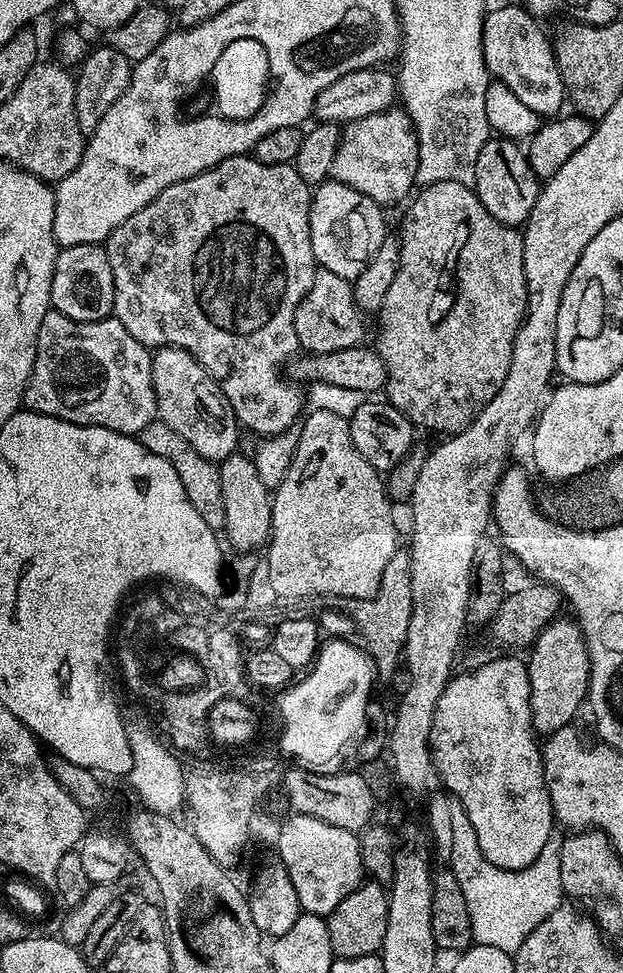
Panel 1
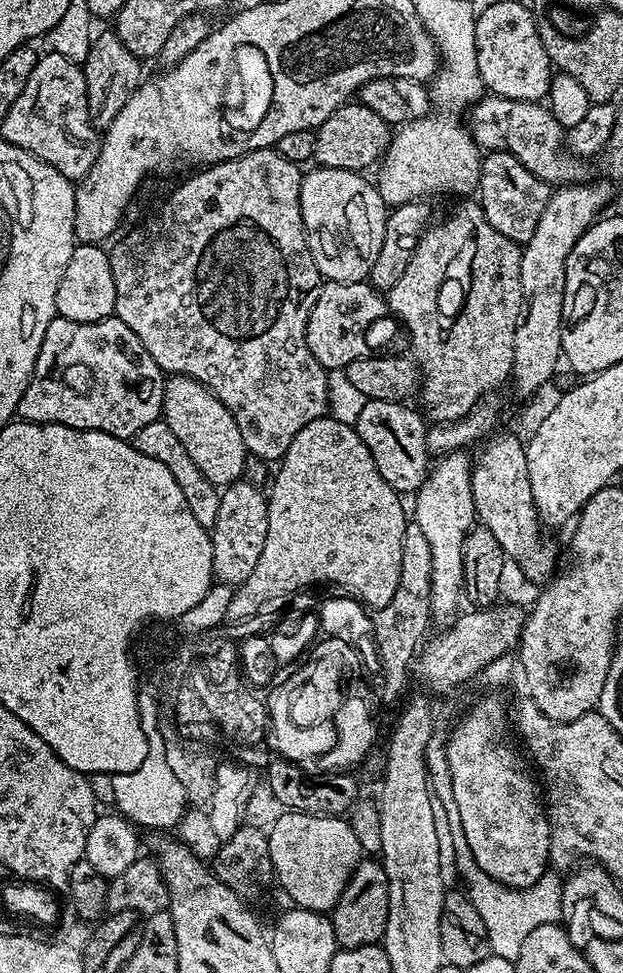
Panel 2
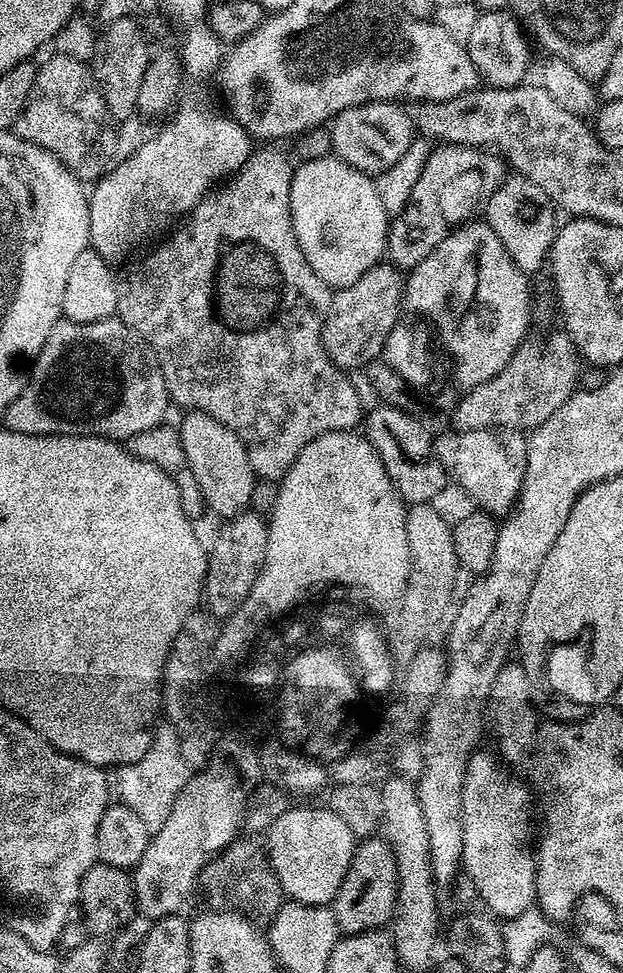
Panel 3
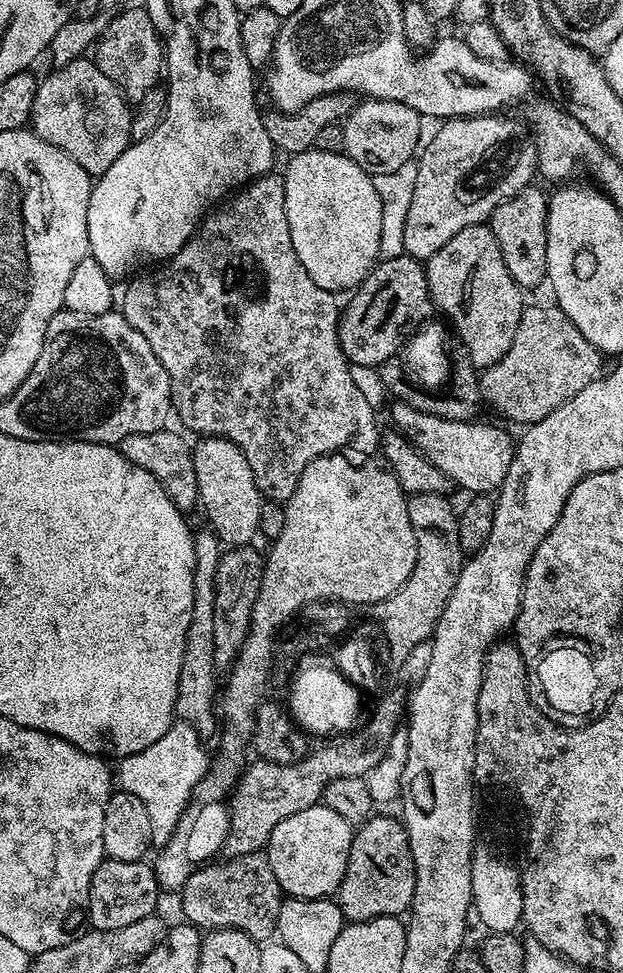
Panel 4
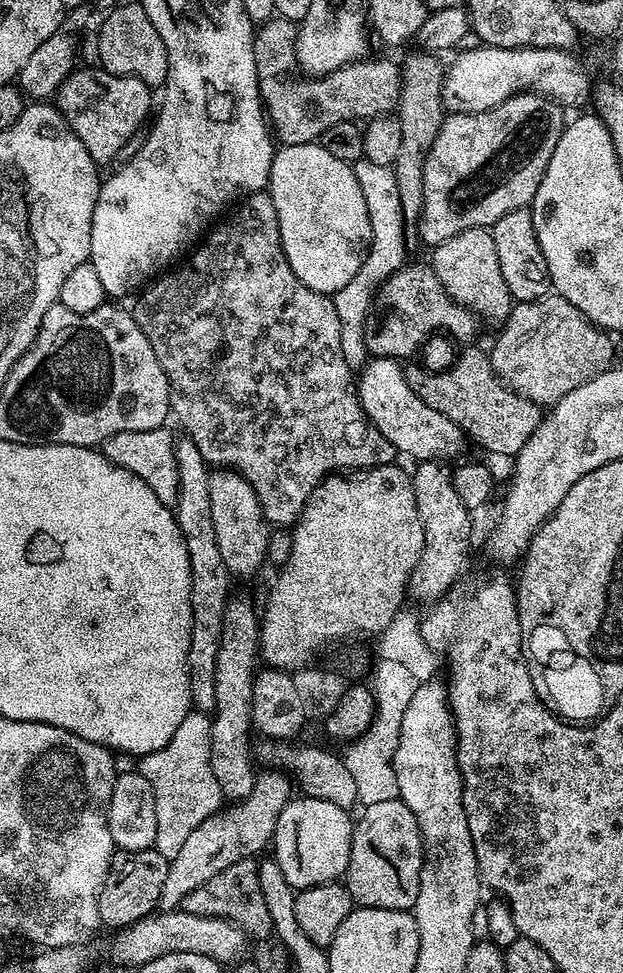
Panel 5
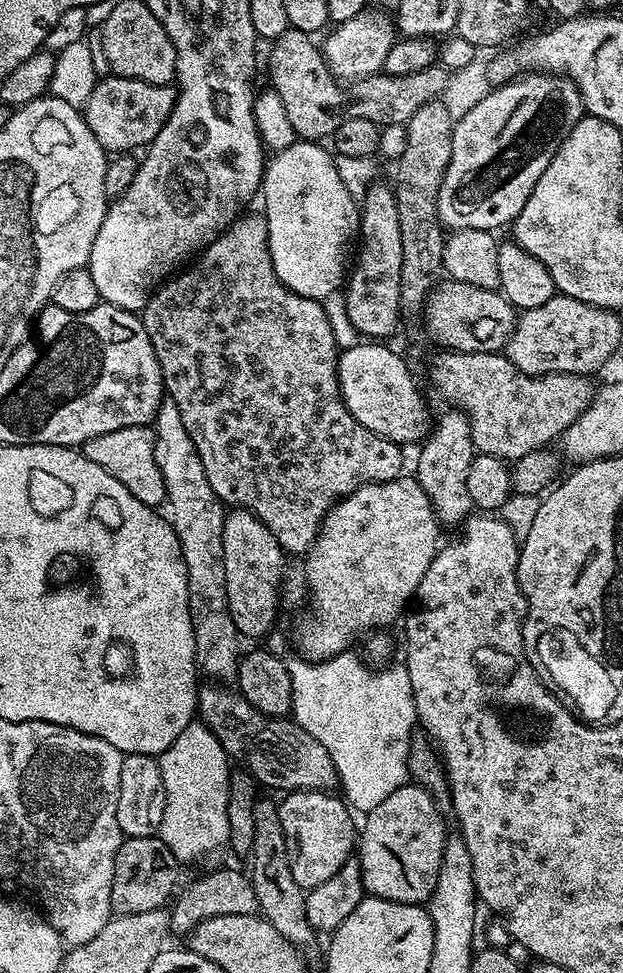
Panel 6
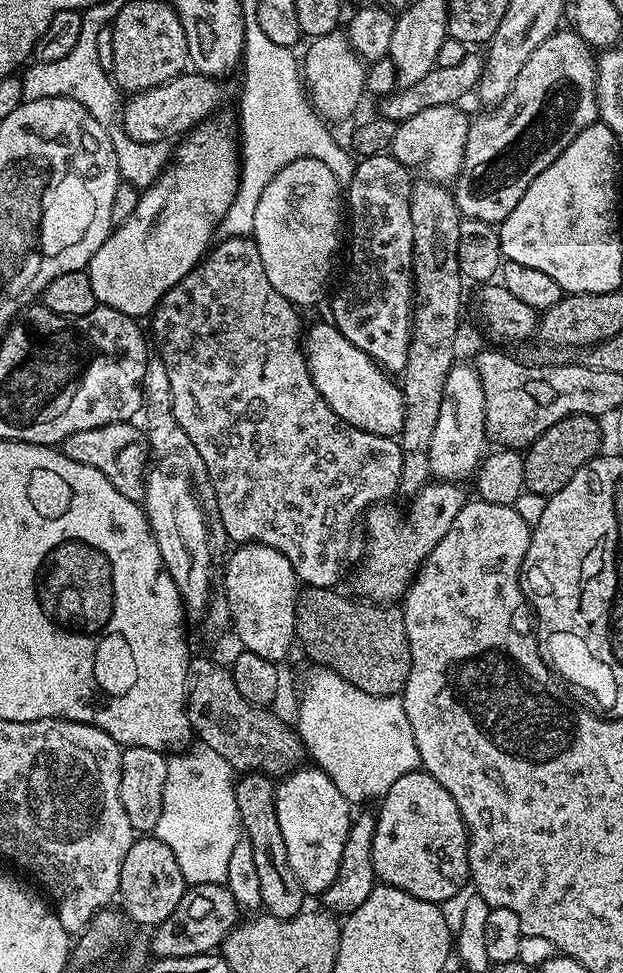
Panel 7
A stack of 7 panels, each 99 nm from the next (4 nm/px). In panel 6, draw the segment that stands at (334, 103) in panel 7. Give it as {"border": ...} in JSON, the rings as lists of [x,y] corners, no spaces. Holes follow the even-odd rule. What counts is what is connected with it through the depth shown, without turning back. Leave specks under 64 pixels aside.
{"border":[[[368,6],[364,11],[354,14],[354,18],[336,24],[324,38],[322,53],[328,69],[341,82],[355,82],[375,76],[383,69],[386,54],[390,54],[390,46],[398,39],[398,29],[387,11]]]}

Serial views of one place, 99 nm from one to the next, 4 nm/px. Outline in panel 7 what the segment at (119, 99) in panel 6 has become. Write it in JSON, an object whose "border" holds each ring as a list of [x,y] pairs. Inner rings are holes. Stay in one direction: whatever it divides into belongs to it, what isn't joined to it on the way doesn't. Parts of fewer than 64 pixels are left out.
{"border":[[[195,70],[185,71],[163,86],[154,86],[145,92],[131,93],[122,104],[122,127],[134,142],[165,143],[167,136],[180,138],[201,123],[212,108],[212,91],[215,79],[201,76]],[[208,112],[208,113],[207,113]]]}

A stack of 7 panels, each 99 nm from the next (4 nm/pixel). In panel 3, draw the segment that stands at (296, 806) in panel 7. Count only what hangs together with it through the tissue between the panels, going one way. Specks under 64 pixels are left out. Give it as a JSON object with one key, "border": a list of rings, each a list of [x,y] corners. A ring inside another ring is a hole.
{"border":[[[327,806],[289,807],[266,829],[266,843],[280,891],[288,900],[296,900],[300,904],[331,905],[354,851],[350,826],[346,826],[338,814],[334,814]]]}

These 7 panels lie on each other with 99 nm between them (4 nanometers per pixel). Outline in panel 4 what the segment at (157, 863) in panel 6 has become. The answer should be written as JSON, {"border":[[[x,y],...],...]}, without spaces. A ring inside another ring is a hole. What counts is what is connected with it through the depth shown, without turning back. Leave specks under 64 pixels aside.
{"border":[[[105,858],[98,870],[94,870],[94,878],[90,878],[86,917],[97,932],[122,930],[122,926],[142,922],[142,918],[153,915],[157,911],[156,903],[160,895],[162,889],[156,881],[156,869],[147,859],[122,862]]]}

